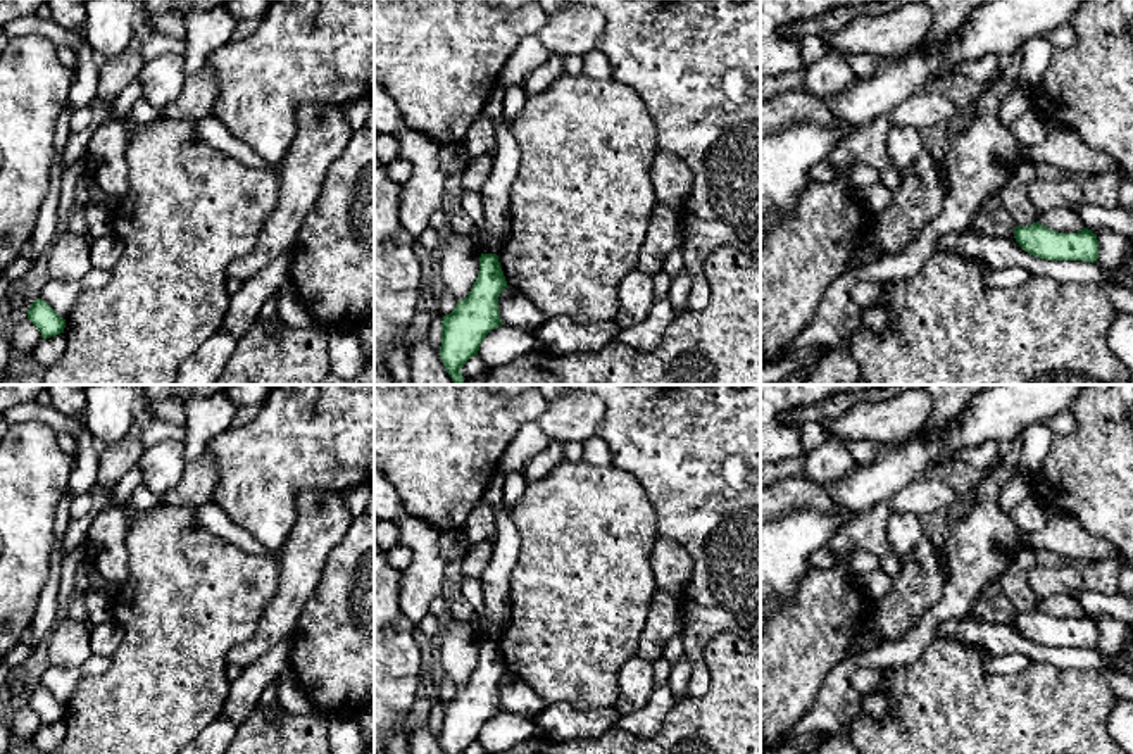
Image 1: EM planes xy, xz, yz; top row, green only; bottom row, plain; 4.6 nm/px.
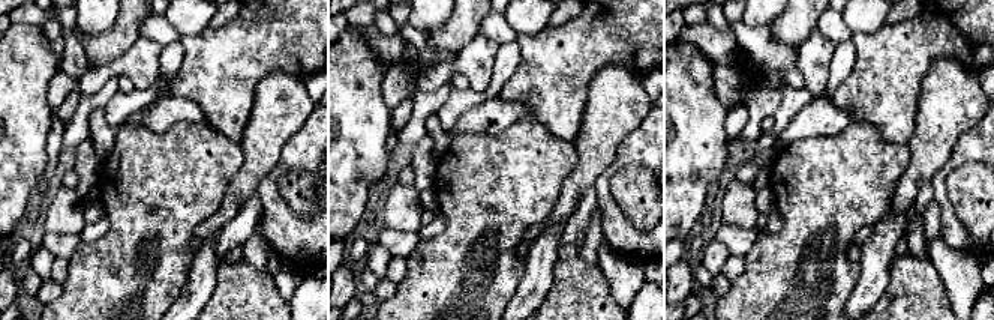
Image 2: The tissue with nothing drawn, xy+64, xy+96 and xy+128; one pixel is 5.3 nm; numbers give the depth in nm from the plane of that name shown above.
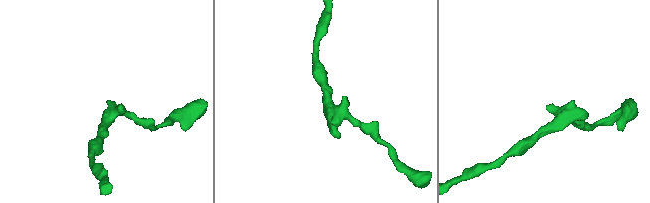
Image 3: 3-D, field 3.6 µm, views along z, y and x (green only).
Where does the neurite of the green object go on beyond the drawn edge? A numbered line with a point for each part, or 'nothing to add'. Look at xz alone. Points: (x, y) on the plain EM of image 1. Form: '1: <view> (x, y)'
nothing to add

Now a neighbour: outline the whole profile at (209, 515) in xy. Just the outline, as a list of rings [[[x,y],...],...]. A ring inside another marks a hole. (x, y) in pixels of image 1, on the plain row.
[[[203,502],[195,507],[195,521],[209,530],[210,533],[228,540],[229,544],[252,552],[252,554],[264,554],[272,557],[274,561],[279,556],[279,550],[267,552],[248,531],[233,525],[226,512],[216,502]]]

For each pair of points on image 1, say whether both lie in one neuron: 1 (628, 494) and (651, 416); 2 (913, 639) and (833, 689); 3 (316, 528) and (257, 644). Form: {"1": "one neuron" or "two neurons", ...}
{"1": "two neurons", "2": "one neuron", "3": "one neuron"}

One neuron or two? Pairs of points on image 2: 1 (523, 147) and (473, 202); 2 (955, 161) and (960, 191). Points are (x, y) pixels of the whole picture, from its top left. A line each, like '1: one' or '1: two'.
1: one
2: two

